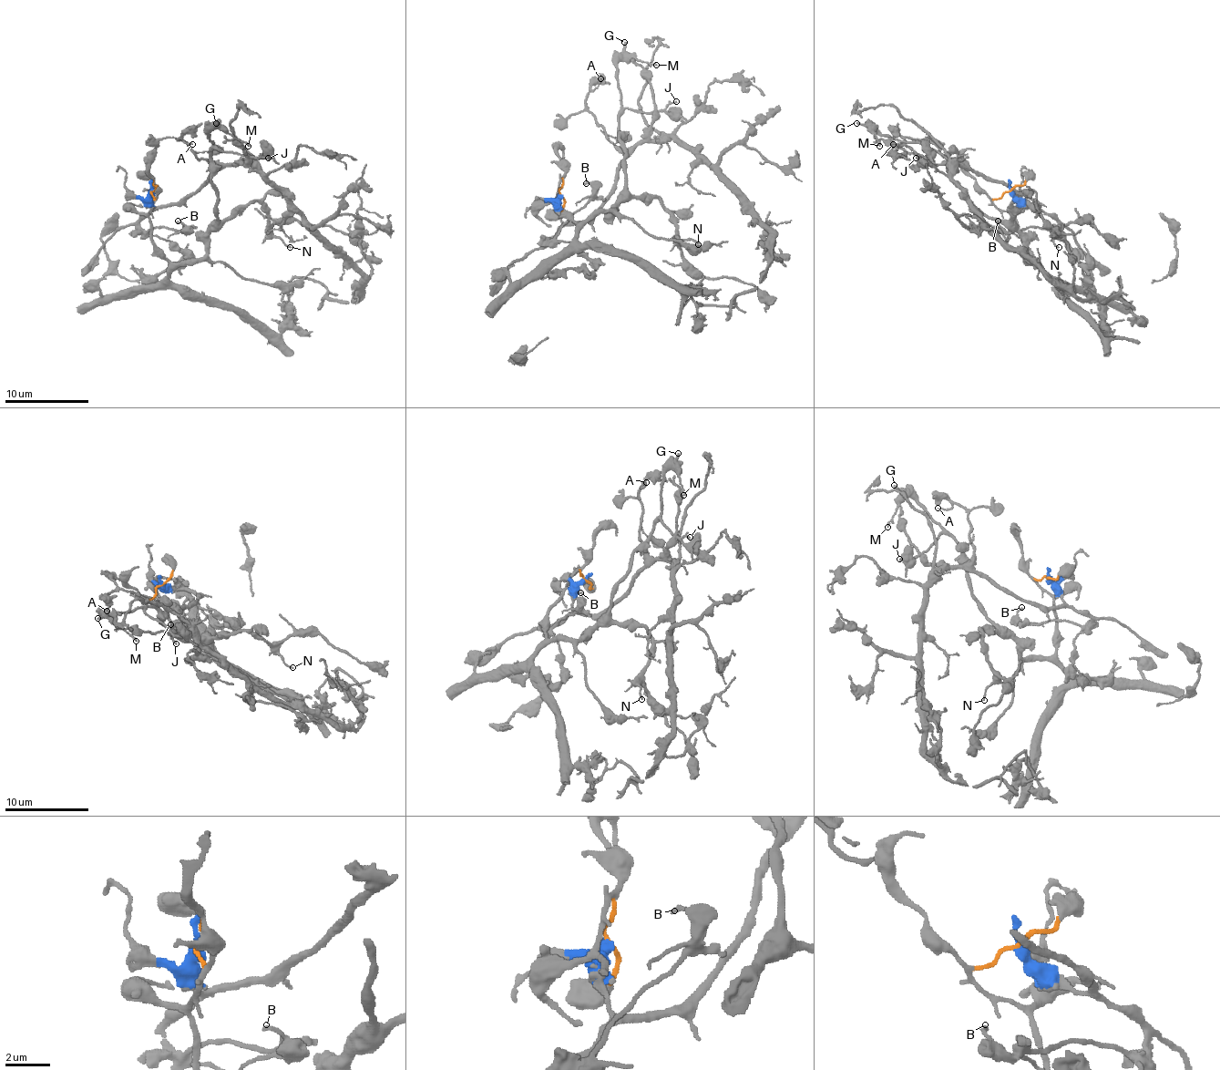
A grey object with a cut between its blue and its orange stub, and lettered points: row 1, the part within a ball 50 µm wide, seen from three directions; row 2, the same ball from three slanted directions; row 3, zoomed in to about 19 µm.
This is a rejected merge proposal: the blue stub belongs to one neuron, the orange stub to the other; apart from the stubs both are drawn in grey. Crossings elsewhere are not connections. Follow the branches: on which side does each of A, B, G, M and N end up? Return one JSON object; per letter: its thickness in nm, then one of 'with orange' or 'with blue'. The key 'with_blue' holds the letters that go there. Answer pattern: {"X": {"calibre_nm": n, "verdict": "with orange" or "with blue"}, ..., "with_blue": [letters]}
{"A": {"calibre_nm": 100, "verdict": "with blue"}, "B": {"calibre_nm": 180, "verdict": "with blue"}, "G": {"calibre_nm": 200, "verdict": "with orange"}, "M": {"calibre_nm": 180, "verdict": "with orange"}, "N": {"calibre_nm": 160, "verdict": "with orange"}, "with_blue": ["A", "B"]}

